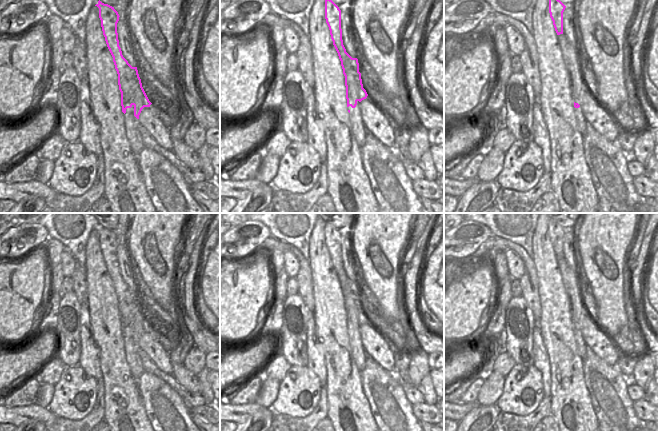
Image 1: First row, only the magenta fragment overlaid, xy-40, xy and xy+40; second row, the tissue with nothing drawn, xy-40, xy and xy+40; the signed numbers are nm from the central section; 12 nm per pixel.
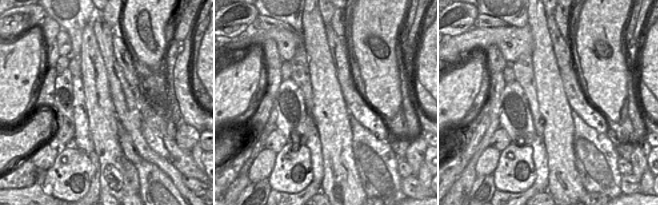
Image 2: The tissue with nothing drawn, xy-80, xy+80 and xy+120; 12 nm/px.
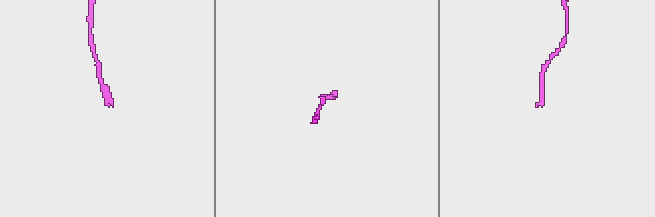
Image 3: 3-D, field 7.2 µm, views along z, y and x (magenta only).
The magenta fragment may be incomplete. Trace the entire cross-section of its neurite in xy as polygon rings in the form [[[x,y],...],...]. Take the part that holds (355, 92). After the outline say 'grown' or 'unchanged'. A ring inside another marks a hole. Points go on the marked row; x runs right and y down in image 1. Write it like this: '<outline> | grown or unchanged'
[[[325,0],[325,19],[345,76],[347,107],[355,108],[368,94],[363,88],[358,59],[352,58],[343,45],[341,10],[332,0]]] | unchanged

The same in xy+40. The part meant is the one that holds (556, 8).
[[[549,0],[549,13],[557,35],[563,34],[563,12],[566,6],[560,0]]] | unchanged

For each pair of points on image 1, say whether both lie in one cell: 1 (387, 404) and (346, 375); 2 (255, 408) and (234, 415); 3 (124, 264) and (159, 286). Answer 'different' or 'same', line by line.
1: different
2: same
3: different

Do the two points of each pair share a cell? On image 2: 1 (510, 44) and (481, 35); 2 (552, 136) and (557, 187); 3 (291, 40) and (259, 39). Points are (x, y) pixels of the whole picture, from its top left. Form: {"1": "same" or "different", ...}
{"1": "same", "2": "same", "3": "same"}

